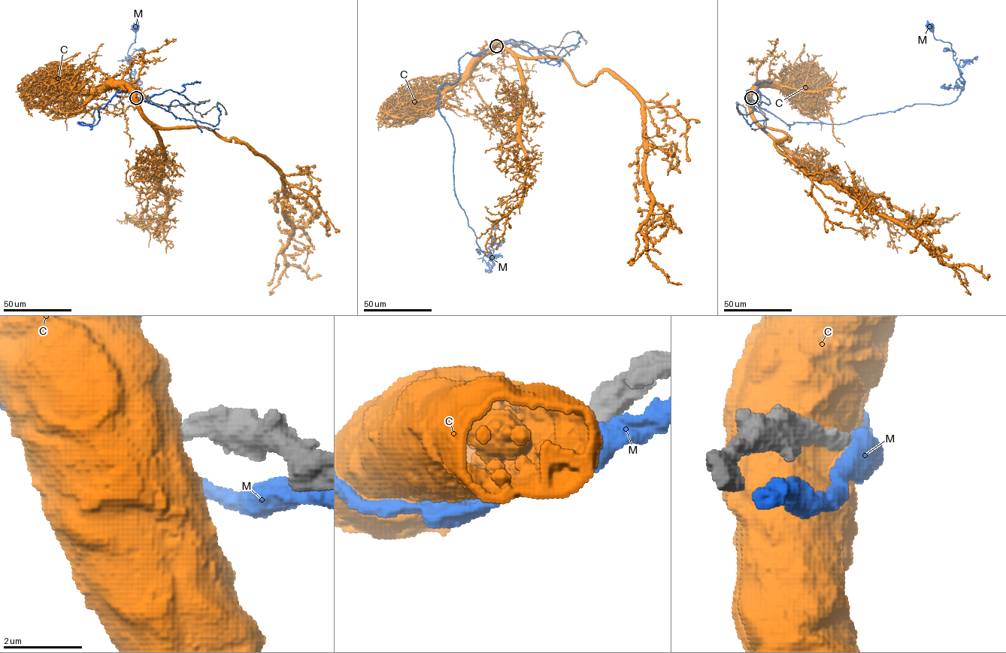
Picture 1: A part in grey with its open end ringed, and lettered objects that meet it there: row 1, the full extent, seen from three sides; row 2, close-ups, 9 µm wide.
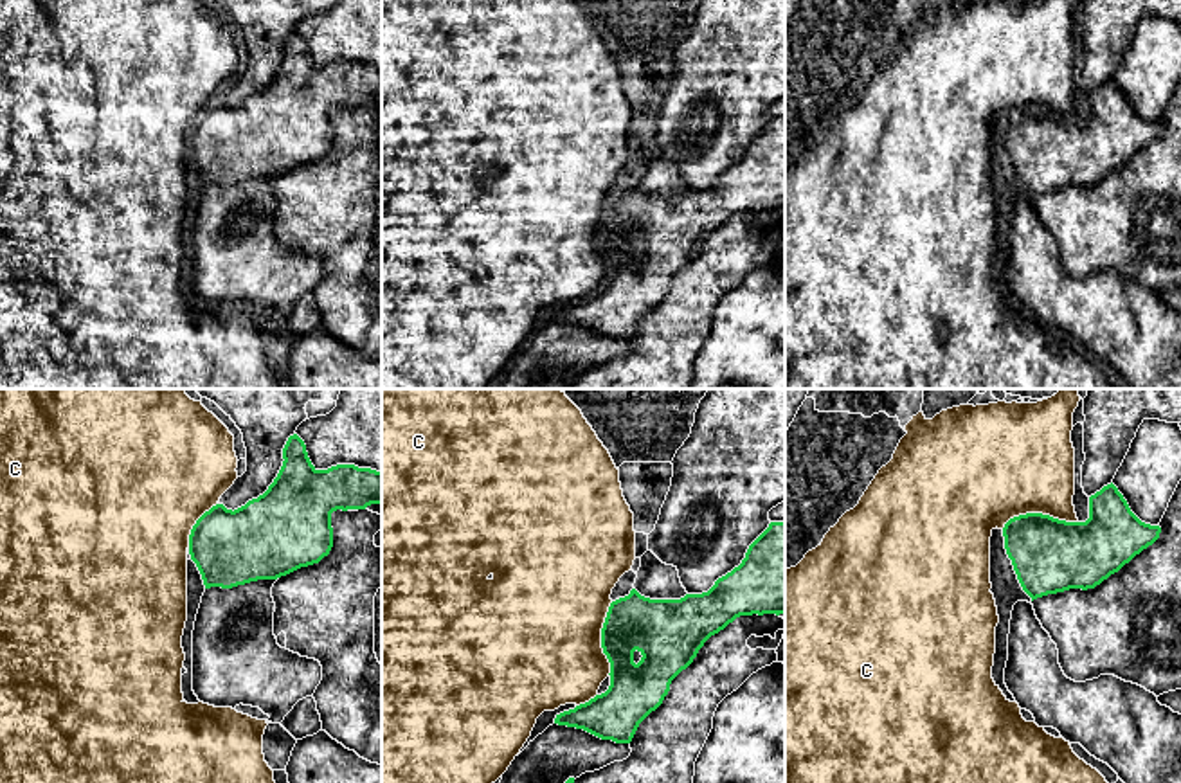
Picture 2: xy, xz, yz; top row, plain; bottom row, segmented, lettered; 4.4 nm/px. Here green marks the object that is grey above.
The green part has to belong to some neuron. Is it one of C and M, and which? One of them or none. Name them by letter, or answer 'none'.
none

